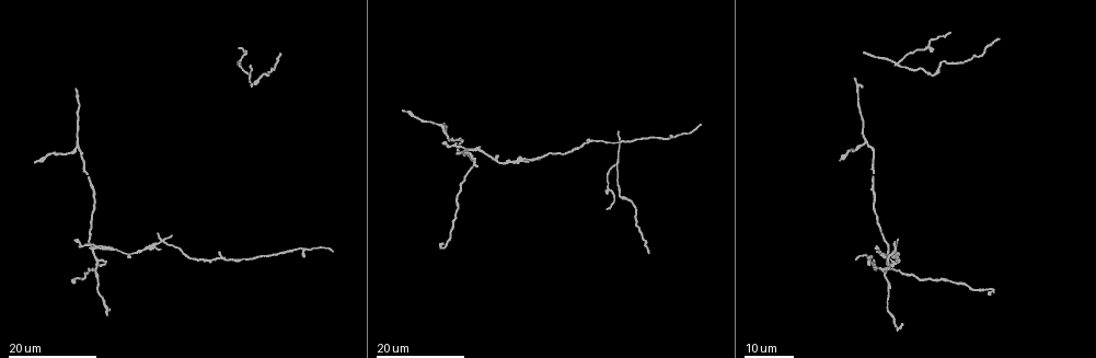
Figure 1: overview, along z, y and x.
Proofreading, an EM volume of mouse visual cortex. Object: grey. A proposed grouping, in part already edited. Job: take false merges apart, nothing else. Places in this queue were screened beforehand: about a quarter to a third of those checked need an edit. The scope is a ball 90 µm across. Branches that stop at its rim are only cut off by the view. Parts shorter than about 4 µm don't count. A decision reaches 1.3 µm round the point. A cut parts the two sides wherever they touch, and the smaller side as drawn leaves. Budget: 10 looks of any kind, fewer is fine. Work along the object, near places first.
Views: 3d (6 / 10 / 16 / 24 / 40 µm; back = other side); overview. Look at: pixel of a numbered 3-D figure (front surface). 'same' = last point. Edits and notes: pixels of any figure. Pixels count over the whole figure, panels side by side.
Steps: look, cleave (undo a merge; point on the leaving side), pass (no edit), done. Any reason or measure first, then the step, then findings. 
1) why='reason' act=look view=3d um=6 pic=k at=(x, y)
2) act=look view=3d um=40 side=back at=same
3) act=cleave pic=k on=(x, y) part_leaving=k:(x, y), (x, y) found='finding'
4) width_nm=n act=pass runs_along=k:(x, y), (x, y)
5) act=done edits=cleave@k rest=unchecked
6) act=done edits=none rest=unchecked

why='sudden change in width' act=look view=3d um=16 pic=1 at=(89, 179)

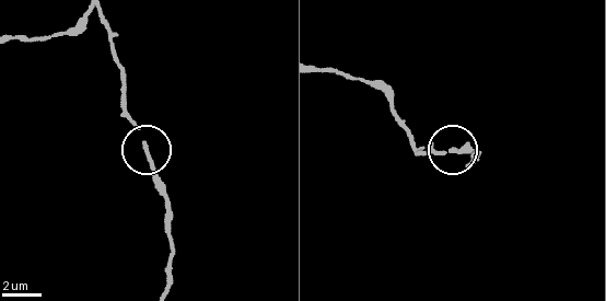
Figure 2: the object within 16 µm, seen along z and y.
why='closer look' act=look view=3d um=10 pic=2 at=(452, 149)

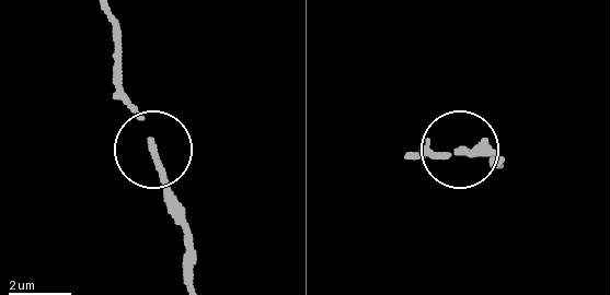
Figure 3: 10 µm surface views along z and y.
width_nm=180 act=pass runs_along=3:(115, 16), (115, 77), (138, 108), (175, 223) found='continuous, no second cell'

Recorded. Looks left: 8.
why='a fork' act=look view=3d um=24 pic=1 at=(445, 131)

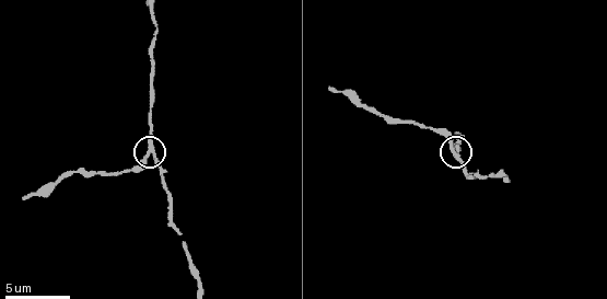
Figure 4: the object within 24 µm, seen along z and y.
why='closer look' act=look view=3d um=10 pic=4 at=(151, 150)

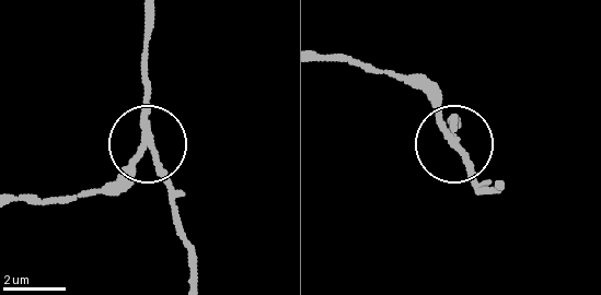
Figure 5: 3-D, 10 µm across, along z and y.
arms=3 act=pass found='all the same cell'

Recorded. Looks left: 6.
act=look view=3d um=16 pic=1 at=(897, 67)

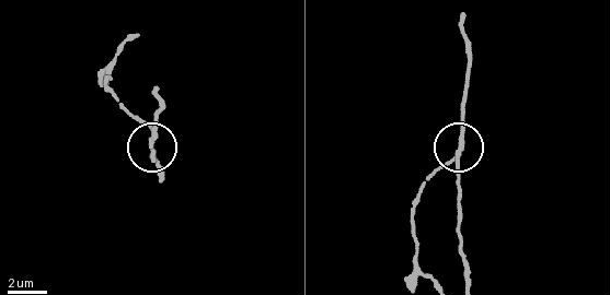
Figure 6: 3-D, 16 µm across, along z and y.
act=look view=3d um=10 pic=6 at=(462, 148)

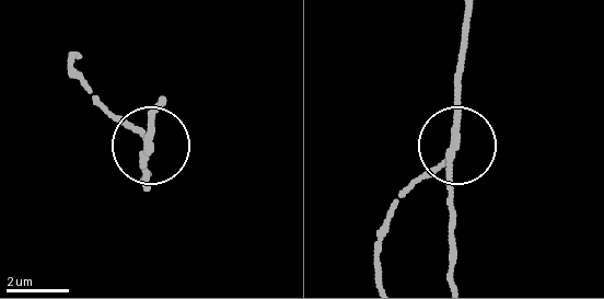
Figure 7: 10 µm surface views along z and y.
side_arm_um=8 arms=3 act=cleave pic=7 on=(120, 124) found='two cells meet here'

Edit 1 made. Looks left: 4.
act=look view=overview

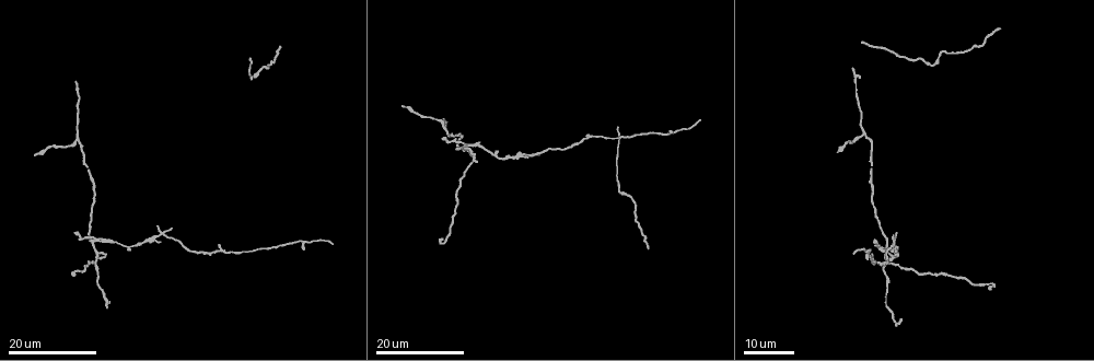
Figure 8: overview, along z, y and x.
act=look view=3d um=16 pic=8 at=(90, 243)

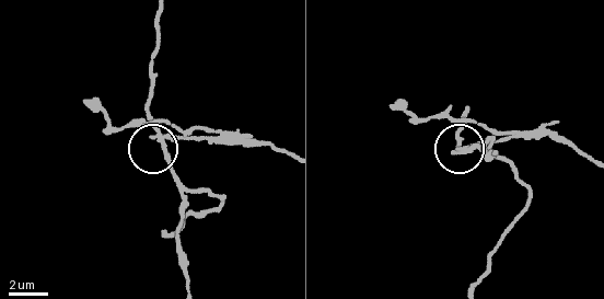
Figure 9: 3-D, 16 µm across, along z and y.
act=look view=3d um=10 pic=9 at=(164, 145)

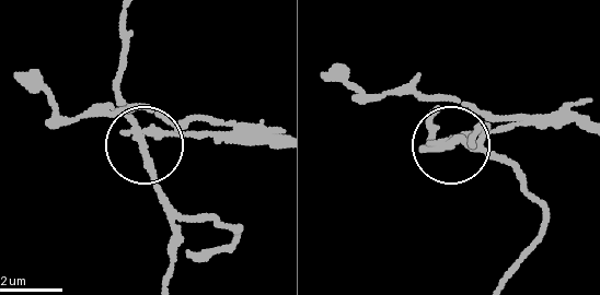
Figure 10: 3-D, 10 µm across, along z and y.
act=look view=3d um=10 side=back pic=10 at=(144, 142)

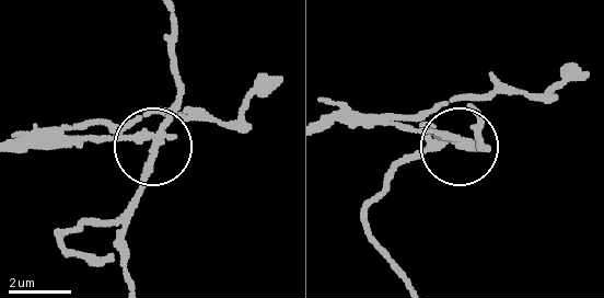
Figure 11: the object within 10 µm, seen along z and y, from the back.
arms=4 act=cleave pic=11 on=(140, 119) found='a second cell is stuck on'

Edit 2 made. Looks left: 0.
act=done edits=cleave@7,cleave@11 rest=unchecked

